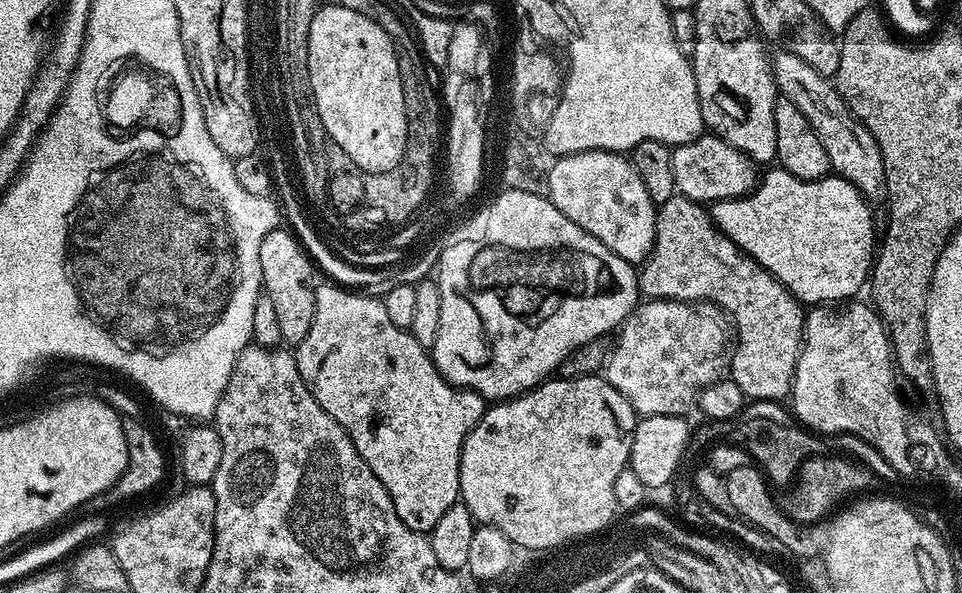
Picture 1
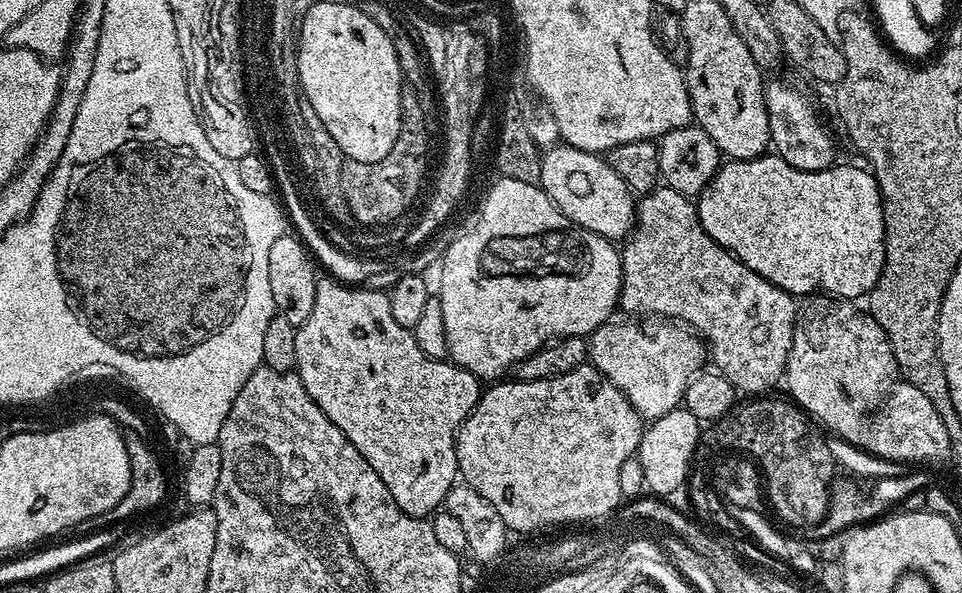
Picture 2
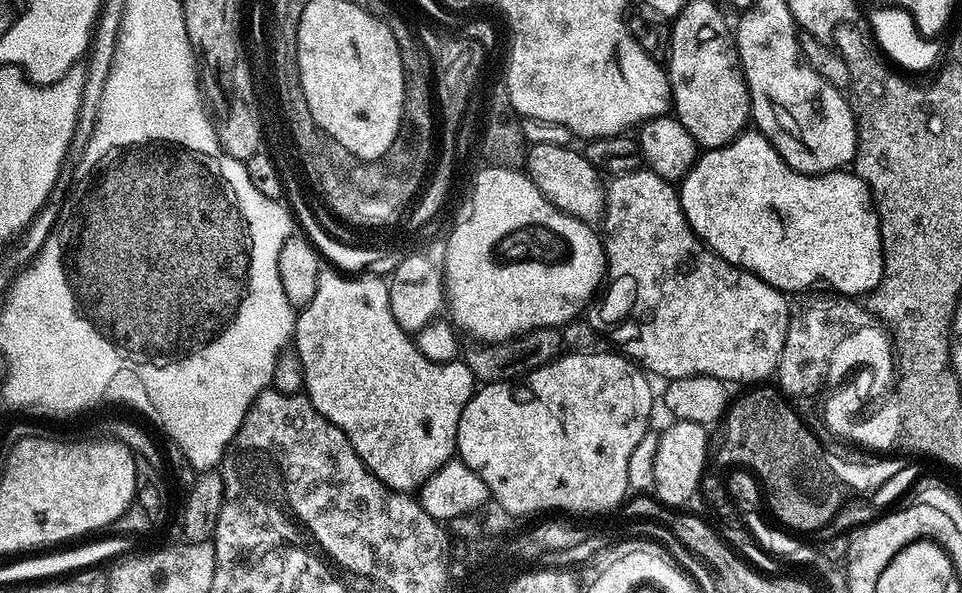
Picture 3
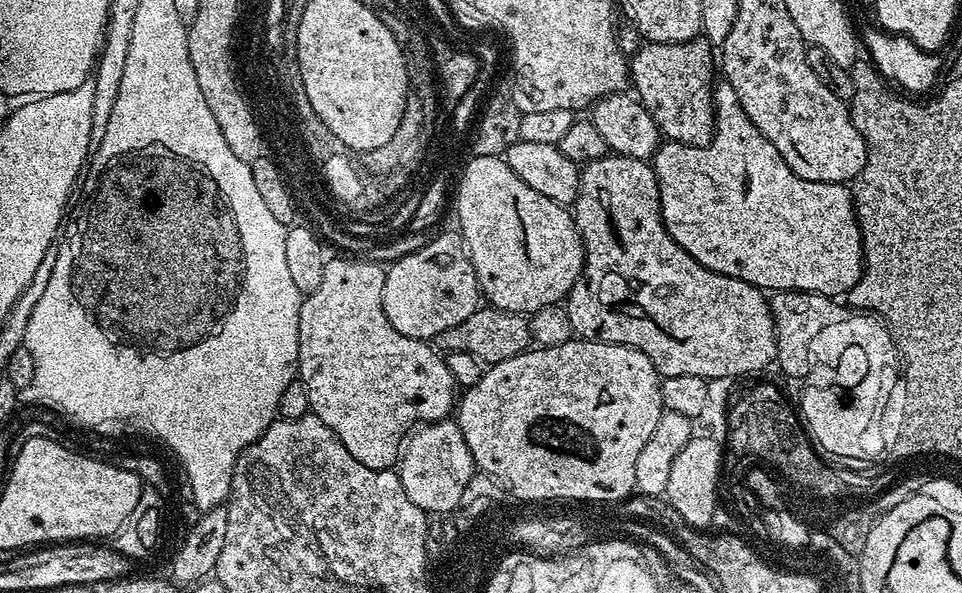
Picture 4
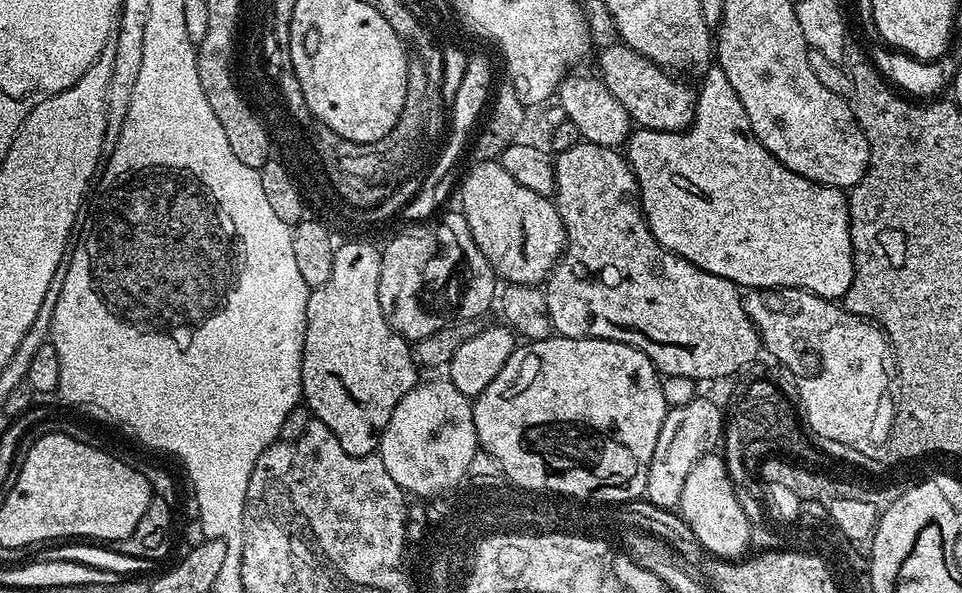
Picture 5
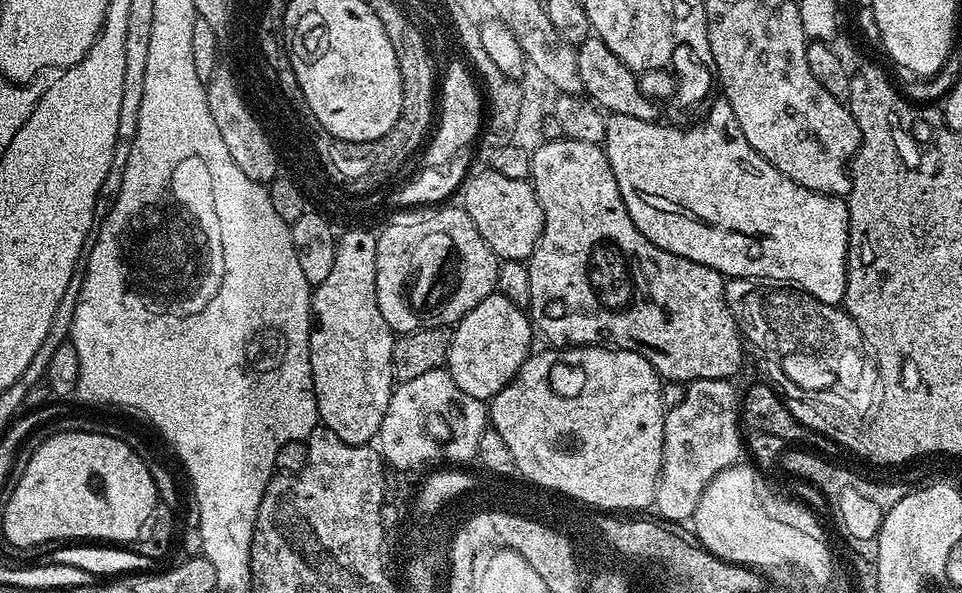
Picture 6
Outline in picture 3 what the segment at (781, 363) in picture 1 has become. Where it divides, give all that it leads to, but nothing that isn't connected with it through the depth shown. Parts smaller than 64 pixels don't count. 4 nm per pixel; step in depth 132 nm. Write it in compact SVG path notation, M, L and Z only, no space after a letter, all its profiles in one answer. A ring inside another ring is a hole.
M647 170L624 172L621 176L611 177L607 181L604 193L603 224L602 239L604 242L607 280L606 287L603 289L603 292L605 291L604 297L602 297L602 292L599 299L595 301L595 304L597 304L594 324L601 333L603 333L602 331L609 332L614 343L621 344L621 346L616 346L622 349L623 355L635 360L637 364L647 369L653 377L664 376L665 381L686 378L687 376L713 376L732 386L735 386L735 384L752 386L757 382L767 381L764 379L767 376L771 377L775 373L777 366L780 364L782 346L786 342L788 314L790 311L789 297L781 292L779 288L770 286L765 280L758 278L753 272L747 272L745 268L735 268L730 262L723 260L717 252L711 252L707 244L698 239L696 231L690 226L690 222L680 205L680 193L677 185L673 181L663 180L658 174Z

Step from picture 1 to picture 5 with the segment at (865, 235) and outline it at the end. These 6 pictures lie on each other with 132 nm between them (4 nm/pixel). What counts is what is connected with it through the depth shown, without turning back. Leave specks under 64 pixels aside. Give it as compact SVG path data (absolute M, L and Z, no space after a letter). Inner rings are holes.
M719 66L709 67L707 72L708 77L705 78L704 85L698 88L696 116L684 131L655 132L649 128L637 127L626 141L626 149L628 148L626 159L638 182L640 206L644 209L648 228L654 234L656 241L666 250L686 258L694 266L710 274L718 274L734 282L741 289L799 288L802 292L812 292L826 300L839 301L846 294L846 290L850 290L850 282L854 274L847 195L841 189L831 188L828 184L813 184L811 180L794 174L794 170L782 166L782 162L778 162L778 158L774 158L770 150L766 150L766 146L762 146L762 142L758 142L758 138L752 133L752 127L746 118L746 110L742 110L742 102L738 102L738 93L734 91L734 86L730 86L730 78L726 78L726 74Z

